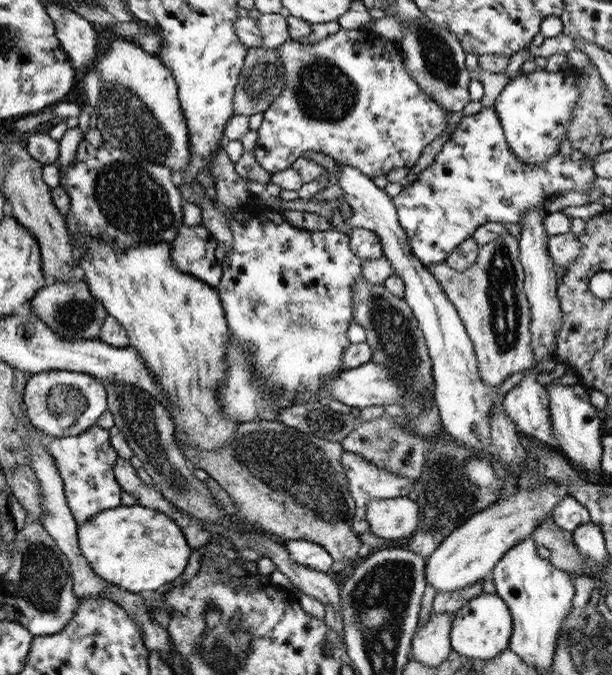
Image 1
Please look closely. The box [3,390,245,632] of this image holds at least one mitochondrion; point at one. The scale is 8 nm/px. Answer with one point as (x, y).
(43, 577)

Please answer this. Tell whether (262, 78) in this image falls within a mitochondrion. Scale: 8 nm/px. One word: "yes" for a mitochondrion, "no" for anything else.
yes

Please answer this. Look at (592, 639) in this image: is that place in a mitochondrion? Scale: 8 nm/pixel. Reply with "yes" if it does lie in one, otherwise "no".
yes

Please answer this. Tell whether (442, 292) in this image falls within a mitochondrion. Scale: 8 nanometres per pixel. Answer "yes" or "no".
no

